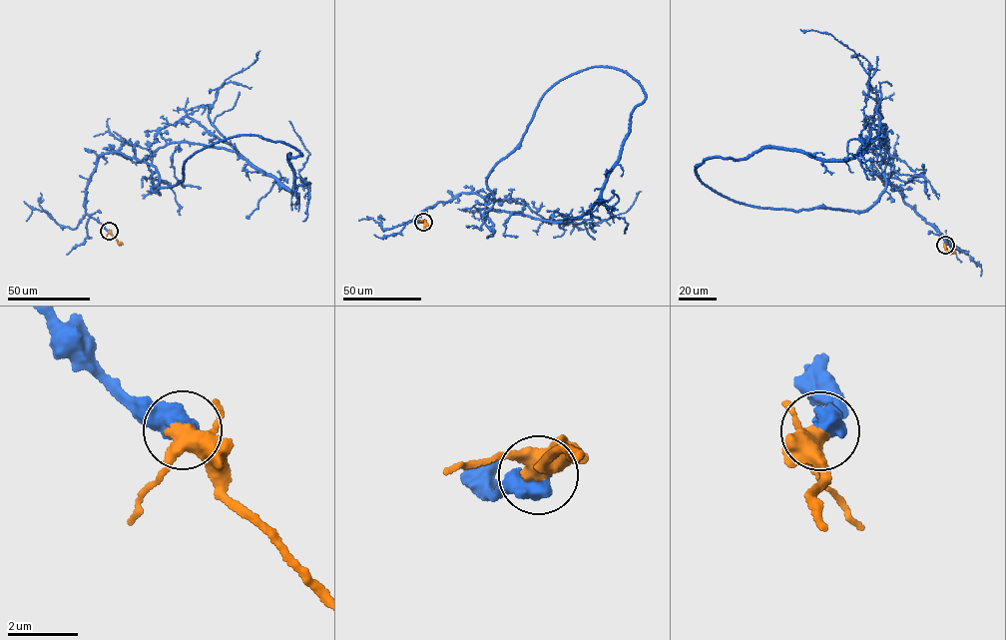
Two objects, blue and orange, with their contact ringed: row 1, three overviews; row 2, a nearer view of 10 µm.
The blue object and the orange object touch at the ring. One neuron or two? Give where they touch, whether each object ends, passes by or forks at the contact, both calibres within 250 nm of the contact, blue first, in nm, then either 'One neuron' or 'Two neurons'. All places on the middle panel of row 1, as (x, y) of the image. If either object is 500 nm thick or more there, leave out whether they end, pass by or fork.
Place: (423, 222). Thickness 600 nm (blue) against 360 nm. One neuron

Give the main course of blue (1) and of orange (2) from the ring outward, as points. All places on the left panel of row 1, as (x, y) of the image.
1: (109, 231), (84, 206), (104, 154), (155, 192), (235, 136), (301, 155), (291, 193), (110, 118)
2: (109, 231), (121, 246)

